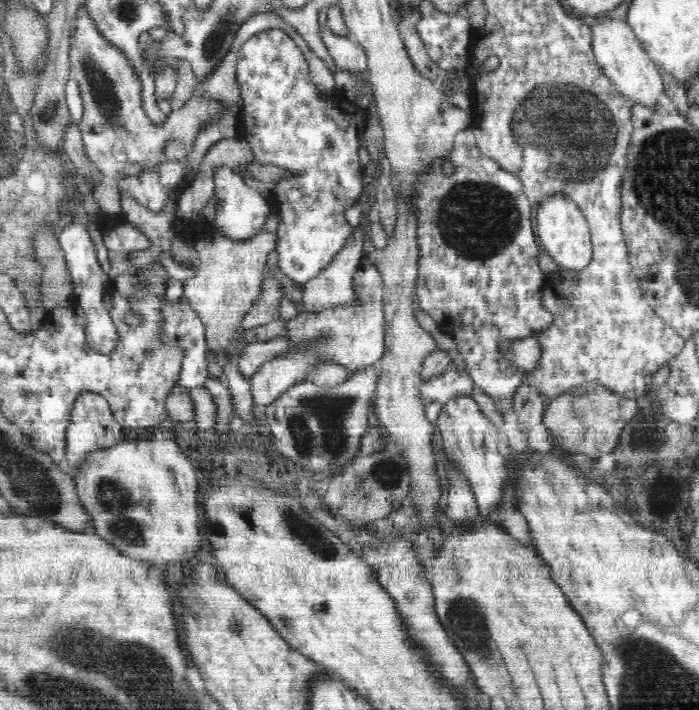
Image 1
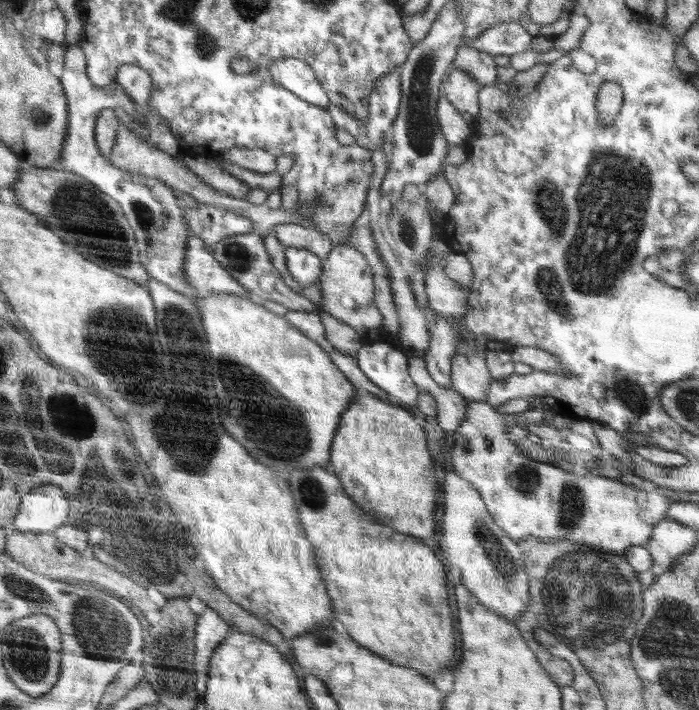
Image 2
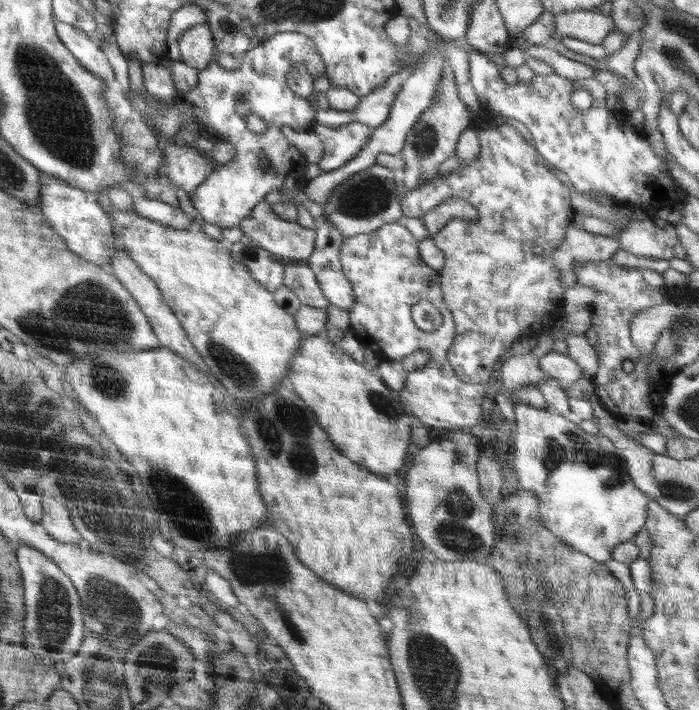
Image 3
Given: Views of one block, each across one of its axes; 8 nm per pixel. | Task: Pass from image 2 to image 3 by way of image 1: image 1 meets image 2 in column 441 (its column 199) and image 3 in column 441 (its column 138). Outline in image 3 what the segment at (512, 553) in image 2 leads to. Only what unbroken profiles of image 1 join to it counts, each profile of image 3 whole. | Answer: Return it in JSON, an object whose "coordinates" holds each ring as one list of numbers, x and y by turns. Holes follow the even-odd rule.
{"coordinates":[[468,429,465,434,456,434,453,440,434,441,421,448,412,460,412,466,406,474,406,511,412,520,412,526,420,537,423,547,429,548,443,561,464,562,471,560,484,564,489,562,496,544,492,515,494,507,484,498,477,475,477,460,484,440,476,431]]}

